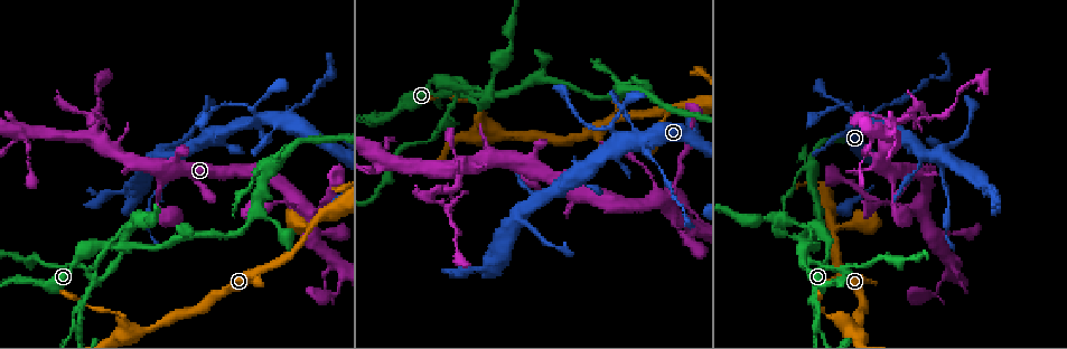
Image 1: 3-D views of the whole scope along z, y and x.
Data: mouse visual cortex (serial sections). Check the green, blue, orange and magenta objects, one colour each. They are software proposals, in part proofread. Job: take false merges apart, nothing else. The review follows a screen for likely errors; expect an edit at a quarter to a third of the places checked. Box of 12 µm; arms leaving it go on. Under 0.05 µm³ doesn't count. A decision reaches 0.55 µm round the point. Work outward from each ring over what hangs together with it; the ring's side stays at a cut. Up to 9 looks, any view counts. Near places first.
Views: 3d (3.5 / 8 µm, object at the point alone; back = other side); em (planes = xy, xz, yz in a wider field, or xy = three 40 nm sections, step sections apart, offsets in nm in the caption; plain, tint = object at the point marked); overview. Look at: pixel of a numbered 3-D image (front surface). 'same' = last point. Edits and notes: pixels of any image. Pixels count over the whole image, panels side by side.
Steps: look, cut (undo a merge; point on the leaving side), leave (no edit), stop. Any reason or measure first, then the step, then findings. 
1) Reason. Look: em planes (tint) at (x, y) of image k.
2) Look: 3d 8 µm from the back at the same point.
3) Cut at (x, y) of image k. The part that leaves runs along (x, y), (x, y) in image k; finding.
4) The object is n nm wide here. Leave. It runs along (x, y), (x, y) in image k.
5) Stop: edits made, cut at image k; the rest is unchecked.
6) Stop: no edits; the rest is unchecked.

Four arms meet. Look: 3d 3.5 µm at (167, 148) of image 1.

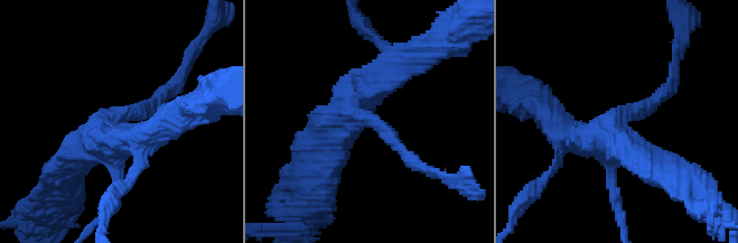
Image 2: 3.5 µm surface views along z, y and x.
Now the EM. Look: em xy step 1 (plain) at (619, 123) of image 2.

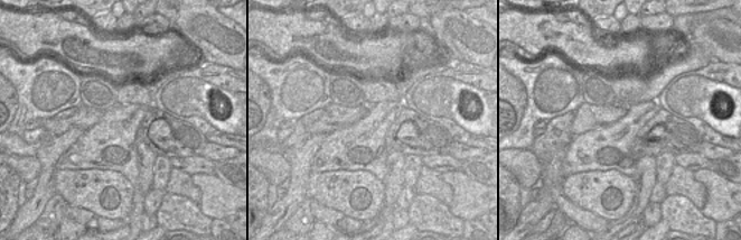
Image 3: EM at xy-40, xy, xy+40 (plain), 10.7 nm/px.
Where the object lies. Look: em xy step 1 (tint) at the same point.

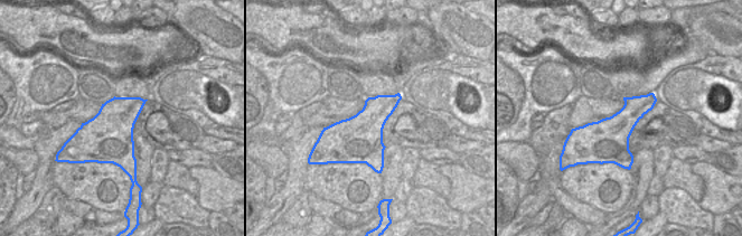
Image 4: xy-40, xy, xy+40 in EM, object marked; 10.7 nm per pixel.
The arms are 150, 200, 350, 400 nm wide. Leave. It runs along (401, 66), (349, 101), (315, 167) in image 2; all the same cell.

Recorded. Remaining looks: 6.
Abrupt turn. Look: 3d 3.5 µm at (455, 187) of image 1.

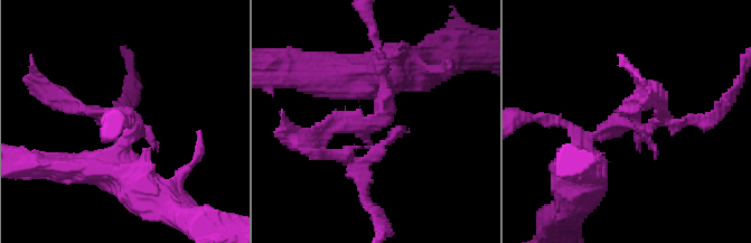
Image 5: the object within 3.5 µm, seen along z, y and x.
Look: em xy step 5 (tint) at (375, 125) of image 5.

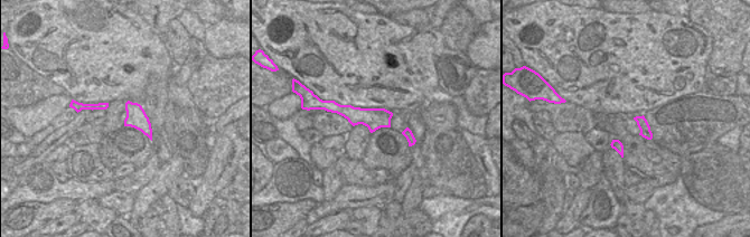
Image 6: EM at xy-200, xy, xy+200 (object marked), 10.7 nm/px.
Look: em planes (tint) at the same point.

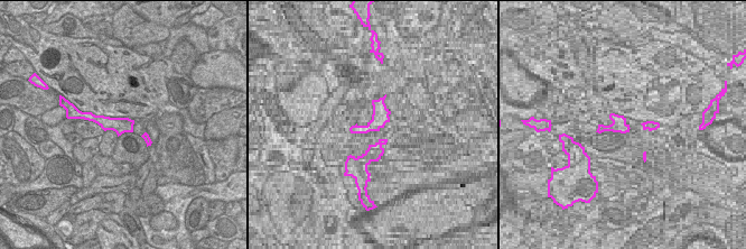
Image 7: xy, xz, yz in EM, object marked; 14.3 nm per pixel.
Cut at (366, 133) of image 5. The part that leaves runs along (384, 90), (374, 124), (332, 121), (319, 141) in image 5; two cells meet here.

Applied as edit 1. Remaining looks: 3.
Redraw. Look: overview.

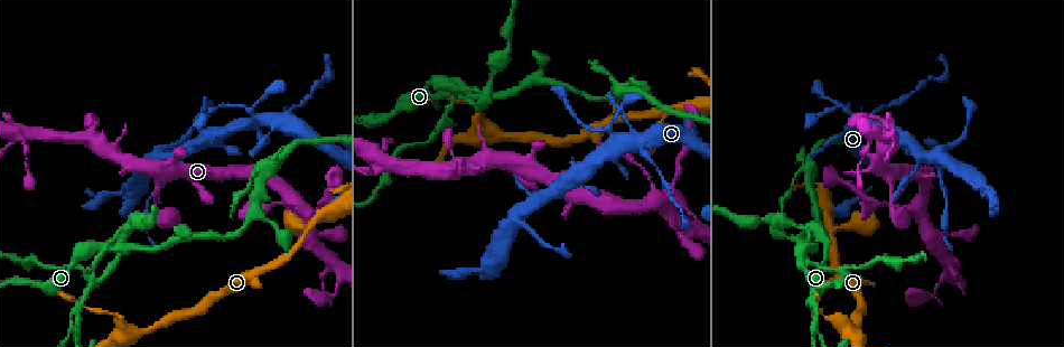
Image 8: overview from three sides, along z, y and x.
A narrow waist. Look: em xy step 2 (tint) at (835, 103) of image 8.

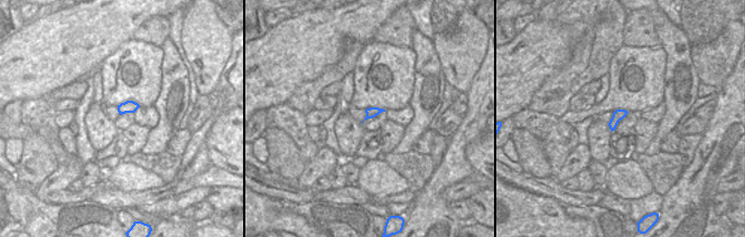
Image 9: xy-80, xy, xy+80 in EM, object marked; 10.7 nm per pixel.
See where the arms go. Look: 3d 3.5 µm at the same point.

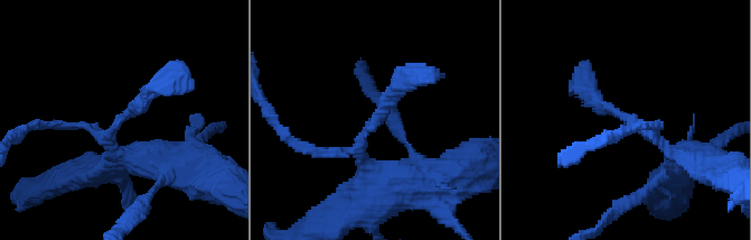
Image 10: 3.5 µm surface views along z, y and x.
3 arms meet here; the arms are 150, 200, 200 nm wide. Leave. It runs along (682, 157), (604, 109), (584, 84) in image 10; all the same cell.

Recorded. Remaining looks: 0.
Stop: edits made, cut at image 5; the rest is unchecked.

